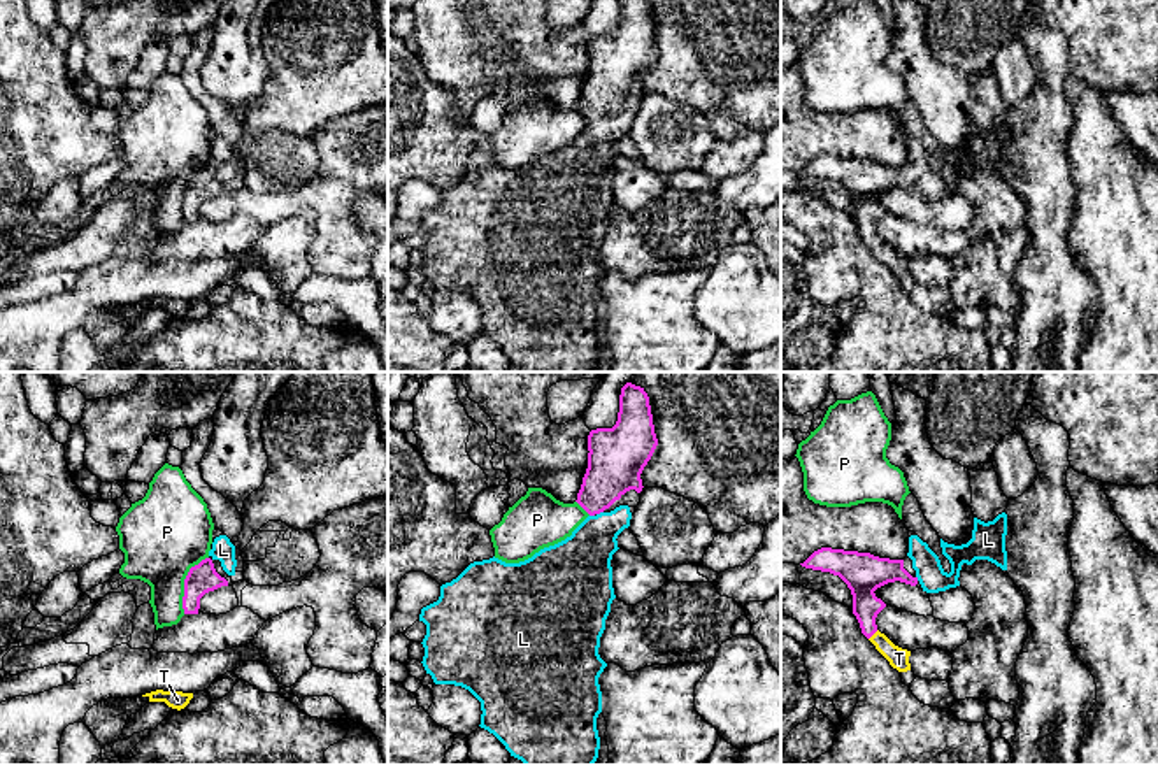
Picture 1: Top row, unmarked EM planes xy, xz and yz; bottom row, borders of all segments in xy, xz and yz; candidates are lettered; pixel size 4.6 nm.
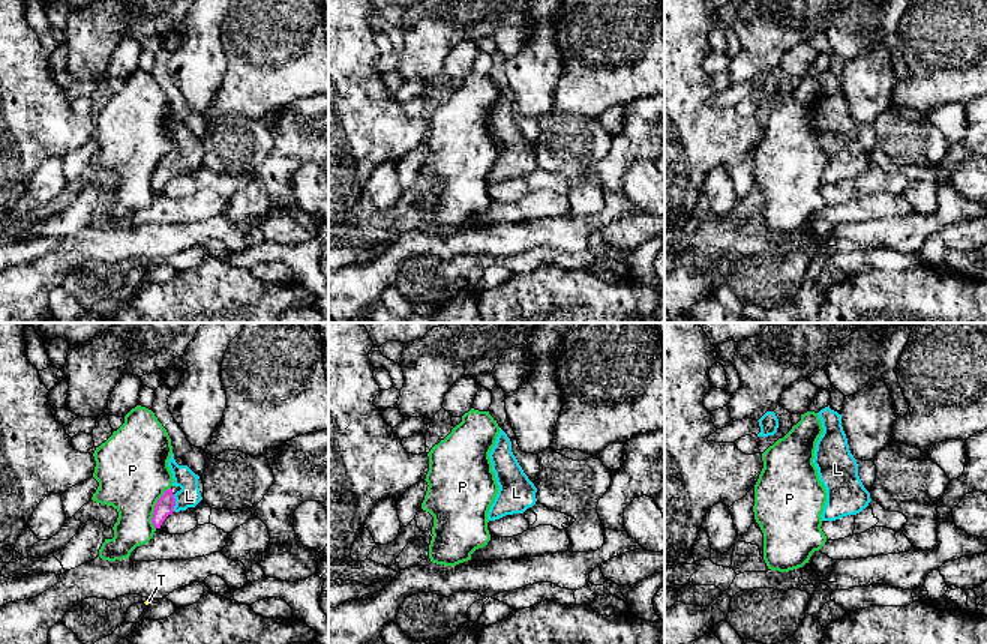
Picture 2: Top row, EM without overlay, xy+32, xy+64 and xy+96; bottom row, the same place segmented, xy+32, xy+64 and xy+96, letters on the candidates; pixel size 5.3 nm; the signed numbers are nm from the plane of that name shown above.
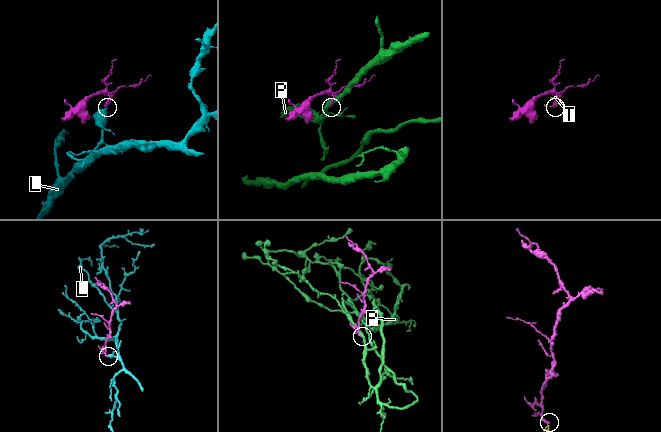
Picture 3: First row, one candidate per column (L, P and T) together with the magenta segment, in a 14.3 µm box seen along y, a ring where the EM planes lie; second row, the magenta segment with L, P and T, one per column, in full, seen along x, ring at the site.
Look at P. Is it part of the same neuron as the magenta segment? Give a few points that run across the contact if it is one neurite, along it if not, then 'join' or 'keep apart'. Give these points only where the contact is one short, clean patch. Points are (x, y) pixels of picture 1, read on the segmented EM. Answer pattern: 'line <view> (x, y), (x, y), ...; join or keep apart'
line xy (207, 557), (195, 564), (185, 579), (183, 613); keep apart

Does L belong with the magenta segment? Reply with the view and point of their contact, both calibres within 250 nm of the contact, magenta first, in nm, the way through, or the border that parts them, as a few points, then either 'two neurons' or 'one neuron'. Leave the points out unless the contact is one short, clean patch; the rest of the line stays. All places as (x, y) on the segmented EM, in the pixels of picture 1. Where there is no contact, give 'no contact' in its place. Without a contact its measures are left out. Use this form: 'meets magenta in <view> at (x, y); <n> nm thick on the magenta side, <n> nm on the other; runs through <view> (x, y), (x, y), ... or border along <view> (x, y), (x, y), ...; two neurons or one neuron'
meets magenta in xz at (599, 513); 260 nm thick on the magenta side, 280 nm on the other; runs through xz (614, 462), (599, 490), (599, 513), (599, 532), (581, 564); one neuron

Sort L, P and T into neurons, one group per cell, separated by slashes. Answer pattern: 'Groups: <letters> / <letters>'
Groups: L T / P

